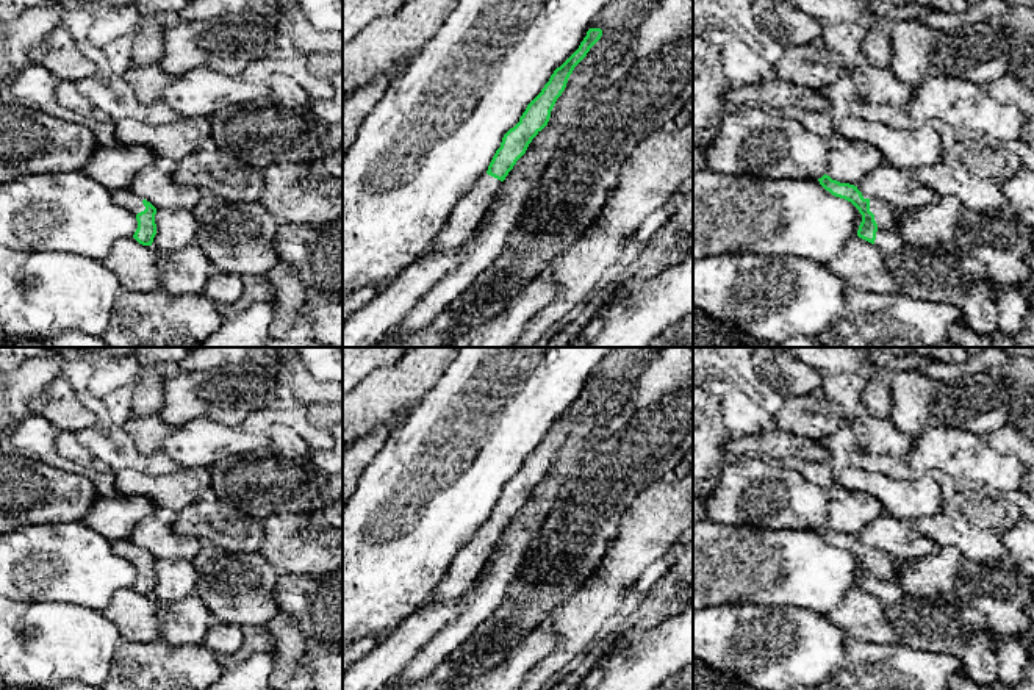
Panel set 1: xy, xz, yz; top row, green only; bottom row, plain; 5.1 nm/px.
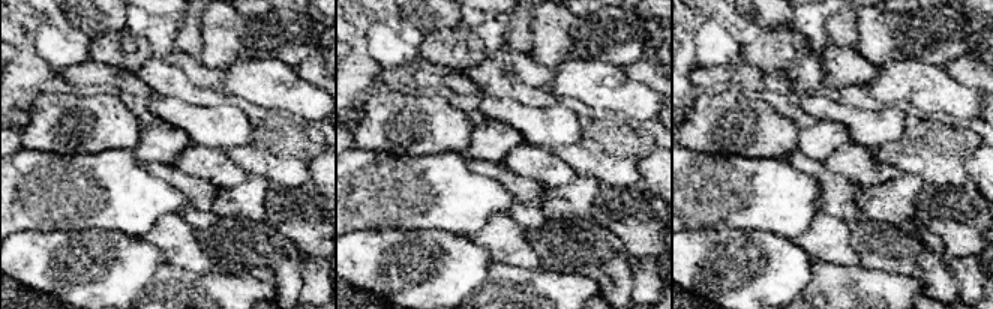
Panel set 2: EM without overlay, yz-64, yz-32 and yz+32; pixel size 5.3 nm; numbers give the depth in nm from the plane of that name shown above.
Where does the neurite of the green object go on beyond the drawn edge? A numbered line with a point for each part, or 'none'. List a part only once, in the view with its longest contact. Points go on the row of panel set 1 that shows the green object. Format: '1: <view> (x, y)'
1: yz (889, 238)

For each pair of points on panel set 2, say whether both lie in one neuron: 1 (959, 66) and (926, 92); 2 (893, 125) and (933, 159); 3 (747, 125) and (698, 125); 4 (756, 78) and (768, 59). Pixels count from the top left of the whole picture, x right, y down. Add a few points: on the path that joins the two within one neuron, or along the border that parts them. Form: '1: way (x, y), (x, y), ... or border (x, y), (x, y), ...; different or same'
1: border (942, 66), (954, 78), (977, 90); different
2: border (906, 114), (905, 132), (897, 140), (873, 149); different
3: way (735, 125), (710, 125); same
4: border (744, 65), (765, 74); different

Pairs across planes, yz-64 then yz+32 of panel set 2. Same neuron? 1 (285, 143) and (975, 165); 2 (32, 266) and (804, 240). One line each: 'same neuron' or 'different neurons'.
1: different neurons
2: different neurons

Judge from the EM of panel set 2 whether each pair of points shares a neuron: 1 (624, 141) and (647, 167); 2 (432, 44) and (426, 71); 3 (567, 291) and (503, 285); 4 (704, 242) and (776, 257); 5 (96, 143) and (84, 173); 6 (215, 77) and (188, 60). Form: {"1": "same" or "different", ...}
{"1": "different", "2": "different", "3": "same", "4": "same", "5": "different", "6": "same"}

